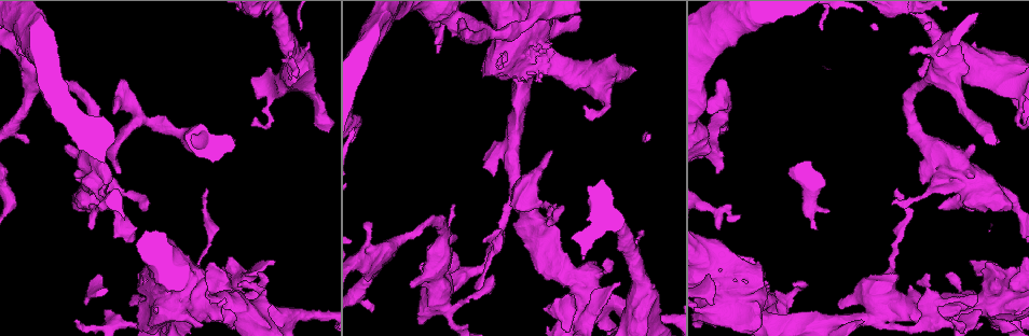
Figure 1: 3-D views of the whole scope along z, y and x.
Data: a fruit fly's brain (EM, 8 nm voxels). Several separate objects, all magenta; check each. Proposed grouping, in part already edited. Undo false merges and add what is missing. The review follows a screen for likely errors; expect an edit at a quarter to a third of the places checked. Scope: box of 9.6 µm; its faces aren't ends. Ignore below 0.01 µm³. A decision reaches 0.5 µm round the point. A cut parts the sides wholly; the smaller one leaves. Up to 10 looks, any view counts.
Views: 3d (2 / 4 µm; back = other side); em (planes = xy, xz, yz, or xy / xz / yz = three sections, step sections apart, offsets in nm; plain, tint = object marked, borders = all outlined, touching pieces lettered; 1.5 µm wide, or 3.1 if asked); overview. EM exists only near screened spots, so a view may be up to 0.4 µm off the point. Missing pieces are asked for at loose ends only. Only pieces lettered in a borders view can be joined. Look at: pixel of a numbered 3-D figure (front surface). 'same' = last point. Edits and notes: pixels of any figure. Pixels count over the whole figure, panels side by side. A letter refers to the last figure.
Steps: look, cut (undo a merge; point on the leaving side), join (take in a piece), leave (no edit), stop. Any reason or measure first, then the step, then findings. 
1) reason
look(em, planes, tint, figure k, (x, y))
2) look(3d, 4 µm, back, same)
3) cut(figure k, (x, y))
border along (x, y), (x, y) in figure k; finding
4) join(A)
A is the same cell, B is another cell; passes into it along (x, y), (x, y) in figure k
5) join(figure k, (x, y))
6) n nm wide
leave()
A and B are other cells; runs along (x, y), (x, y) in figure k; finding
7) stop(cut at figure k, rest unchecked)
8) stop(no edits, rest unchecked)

an open end
look(em, planes, plain, figure 1, (136, 294))

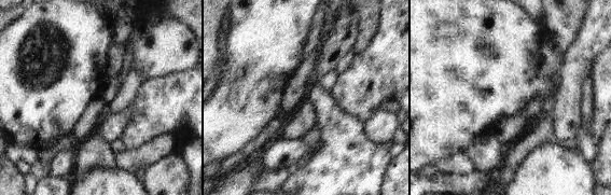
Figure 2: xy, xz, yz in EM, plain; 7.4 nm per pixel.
what lies round it
look(em, planes, borders, same)

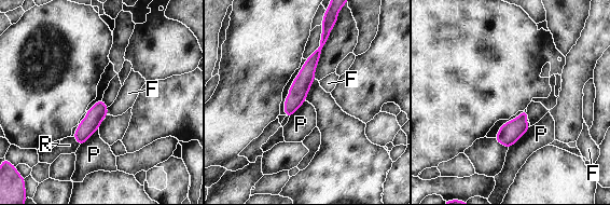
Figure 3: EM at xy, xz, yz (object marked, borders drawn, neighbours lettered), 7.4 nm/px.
P touches over 240 nm
leave()
F, P and R are other cells; none of them fits

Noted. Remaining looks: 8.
thin end
look(em, xy, step 4, tint, figure 1, (892, 204))

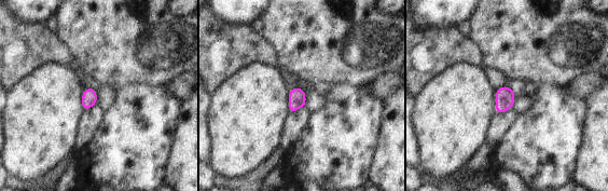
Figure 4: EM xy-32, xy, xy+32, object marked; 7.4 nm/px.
look(em, xy, step 4, borders, same)

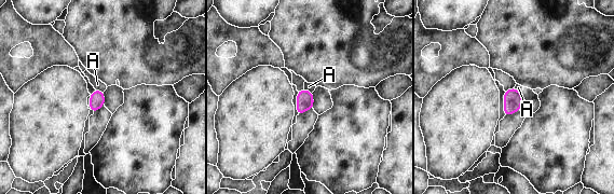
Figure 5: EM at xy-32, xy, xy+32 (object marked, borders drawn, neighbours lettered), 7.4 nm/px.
leave()
A is another cell; border along (303, 88), (312, 92) in figure 5; no lettered piece goes on from it

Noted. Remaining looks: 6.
an open end
look(em, planes, borders, figure 1, (75, 321))

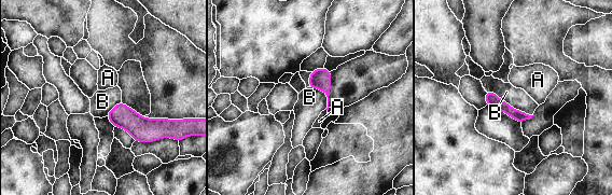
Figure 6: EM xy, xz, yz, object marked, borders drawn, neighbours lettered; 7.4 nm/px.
leave()
A and B are other cells; border along (486, 91), (532, 115) in figure 6; none of them fits

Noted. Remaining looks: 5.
an open end
look(em, planes, borders, figure 1, (862, 321))

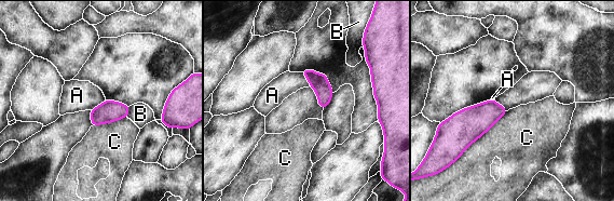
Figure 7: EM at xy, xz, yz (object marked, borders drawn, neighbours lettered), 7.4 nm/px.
C touches over 500 nm
leave()
A, B and C are other cells; none of them fits

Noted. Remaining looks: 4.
stop(no edits, rest unchecked)

